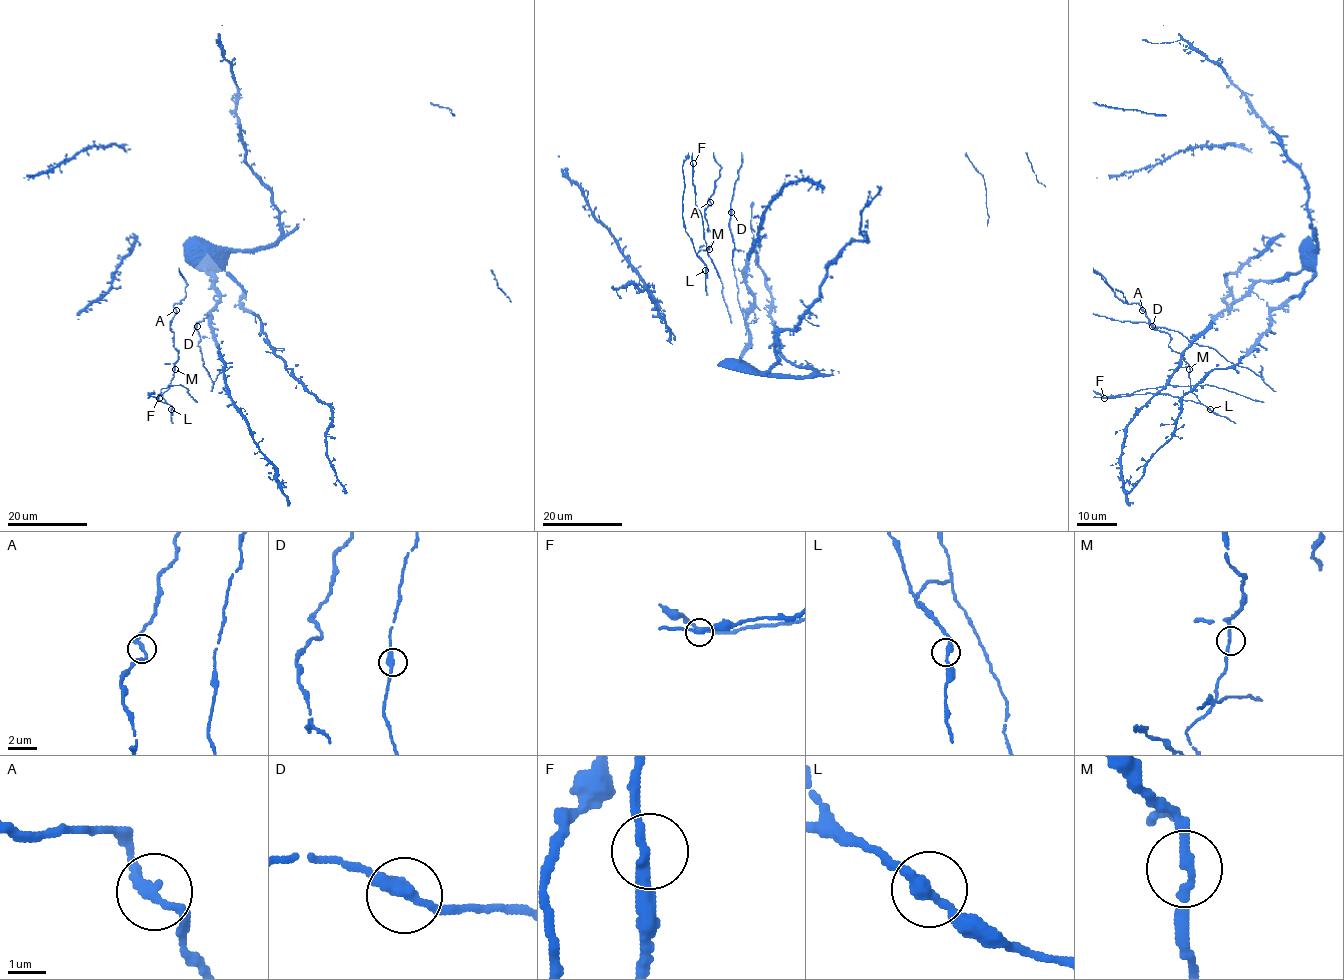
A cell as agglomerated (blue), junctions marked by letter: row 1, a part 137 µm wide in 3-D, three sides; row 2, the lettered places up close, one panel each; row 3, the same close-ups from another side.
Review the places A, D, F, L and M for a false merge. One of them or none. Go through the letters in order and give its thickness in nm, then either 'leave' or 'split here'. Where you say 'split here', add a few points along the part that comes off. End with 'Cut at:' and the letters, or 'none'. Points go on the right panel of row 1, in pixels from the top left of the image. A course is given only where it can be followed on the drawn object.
A: 280 nm thick; leave
D: 320 nm thick; leave
F: 260 nm thick; leave
L: 280 nm thick; leave
M: 240 nm thick; leave
Cut at: none

